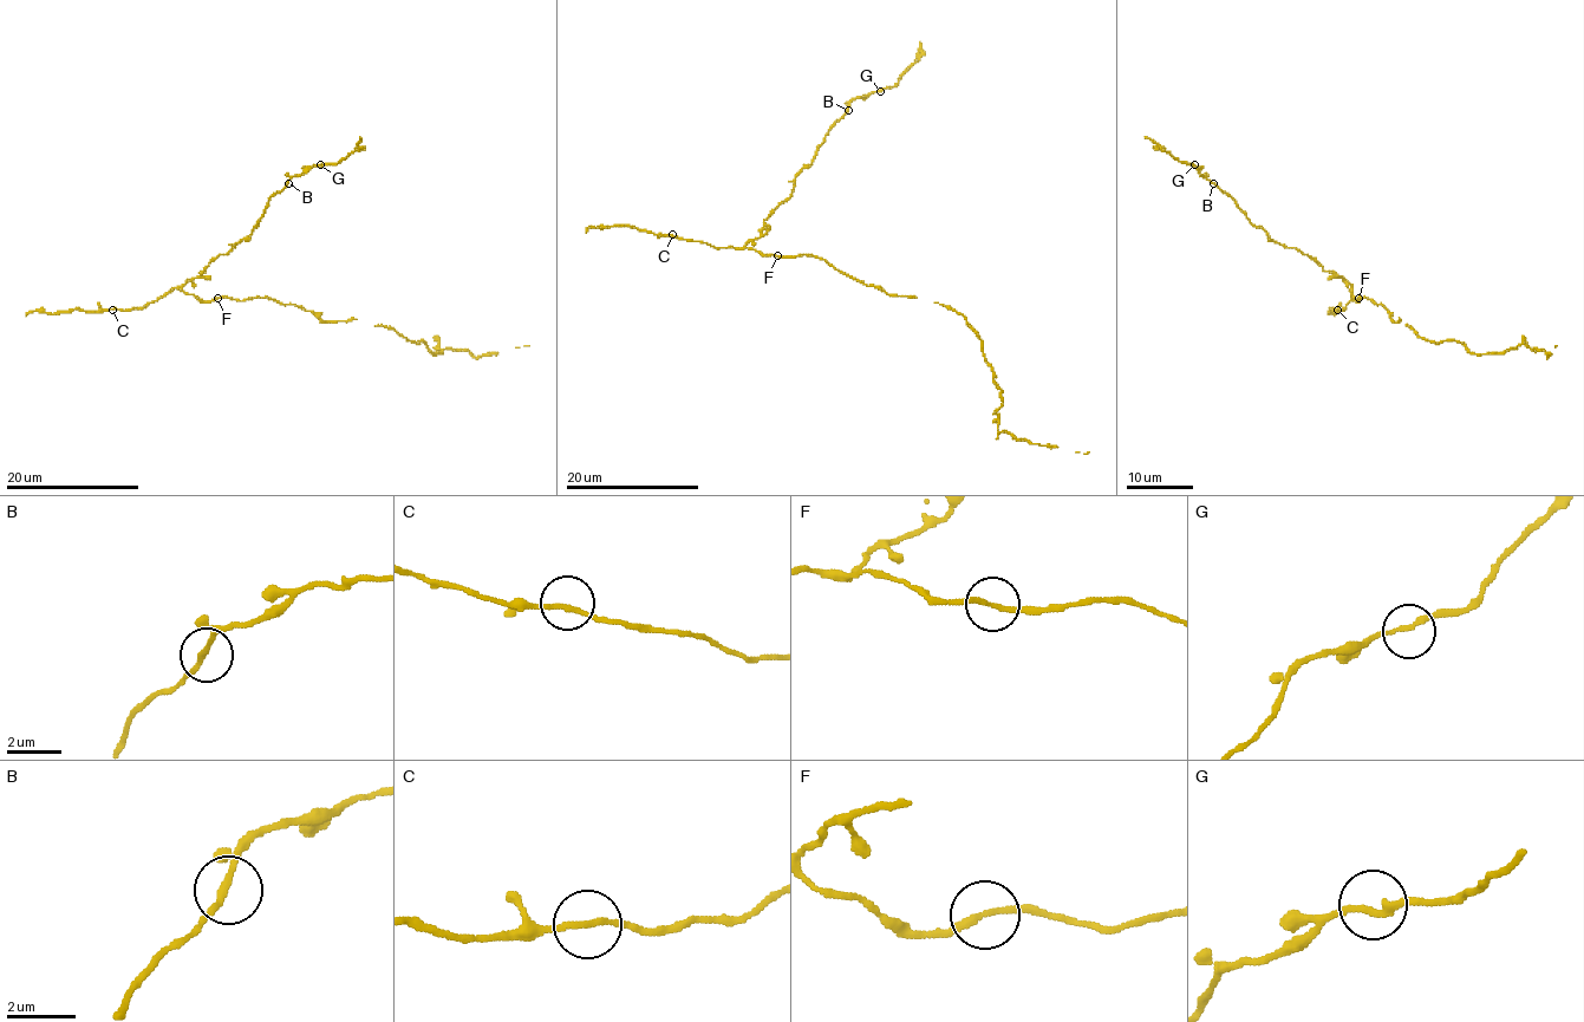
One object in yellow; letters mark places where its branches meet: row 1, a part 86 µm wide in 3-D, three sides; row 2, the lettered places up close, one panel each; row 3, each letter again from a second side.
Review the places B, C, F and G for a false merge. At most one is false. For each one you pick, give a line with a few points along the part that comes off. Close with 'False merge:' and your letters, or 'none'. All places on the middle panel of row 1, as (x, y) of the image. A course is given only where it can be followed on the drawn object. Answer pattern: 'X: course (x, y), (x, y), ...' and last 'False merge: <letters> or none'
False merge: none

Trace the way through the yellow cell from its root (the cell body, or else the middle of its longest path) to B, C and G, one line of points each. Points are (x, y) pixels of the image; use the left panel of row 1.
B: (253, 298), (200, 300), (182, 287), (199, 278), (220, 254), (245, 239), (268, 200), (288, 183)
C: (253, 298), (200, 300), (173, 287), (142, 307), (112, 310)
G: (253, 298), (200, 300), (182, 287), (199, 278), (220, 254), (247, 238), (268, 200), (293, 176), (320, 164)

